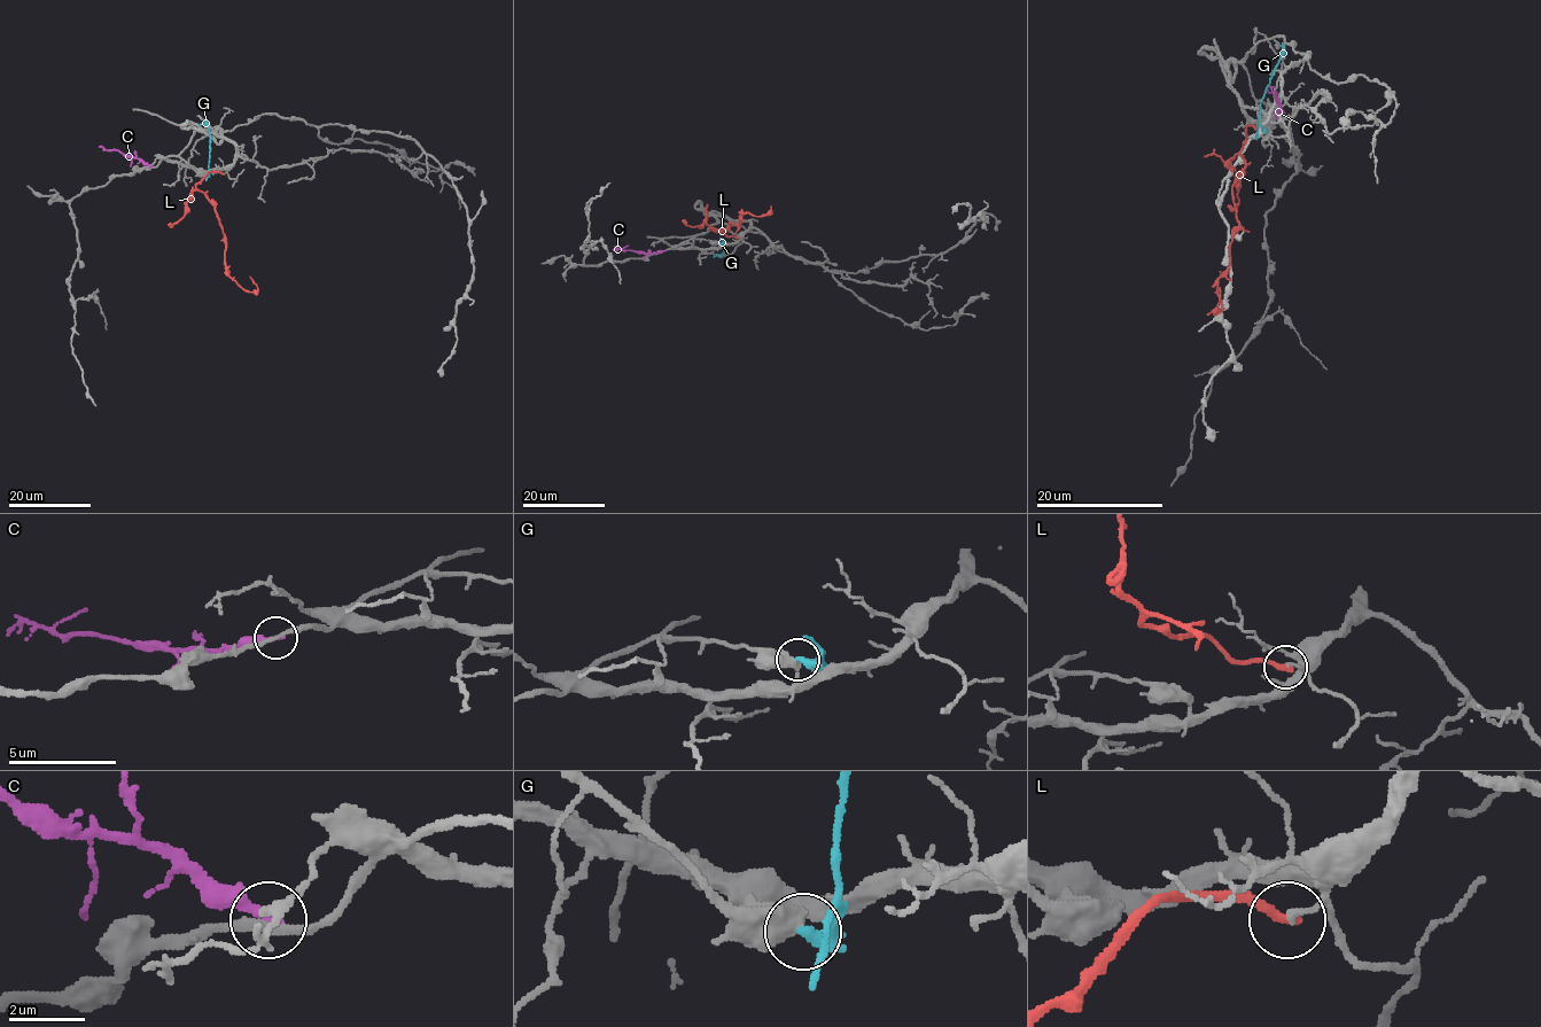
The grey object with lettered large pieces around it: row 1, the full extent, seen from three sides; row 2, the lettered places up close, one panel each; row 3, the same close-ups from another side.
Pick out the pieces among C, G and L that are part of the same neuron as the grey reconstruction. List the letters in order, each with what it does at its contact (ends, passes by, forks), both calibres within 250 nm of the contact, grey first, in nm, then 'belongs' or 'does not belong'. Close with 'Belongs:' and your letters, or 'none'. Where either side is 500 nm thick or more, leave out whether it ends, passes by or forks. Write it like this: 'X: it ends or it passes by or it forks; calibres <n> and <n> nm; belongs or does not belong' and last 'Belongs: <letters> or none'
C: it ends; calibres 200 and 320 nm; does not belong
G: it ends; calibres 400 and 360 nm; does not belong
L: it ends; calibres 140 and 240 nm; does not belong
Belongs: none

